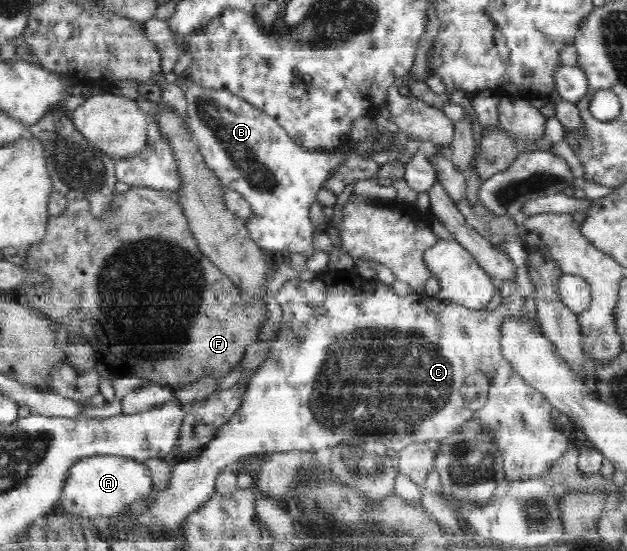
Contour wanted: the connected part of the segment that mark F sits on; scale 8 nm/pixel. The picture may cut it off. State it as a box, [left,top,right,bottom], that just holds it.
[18,188,269,387]

